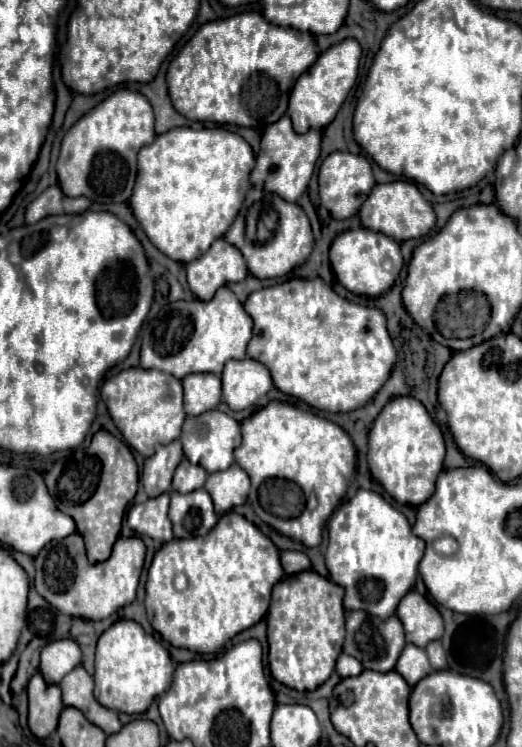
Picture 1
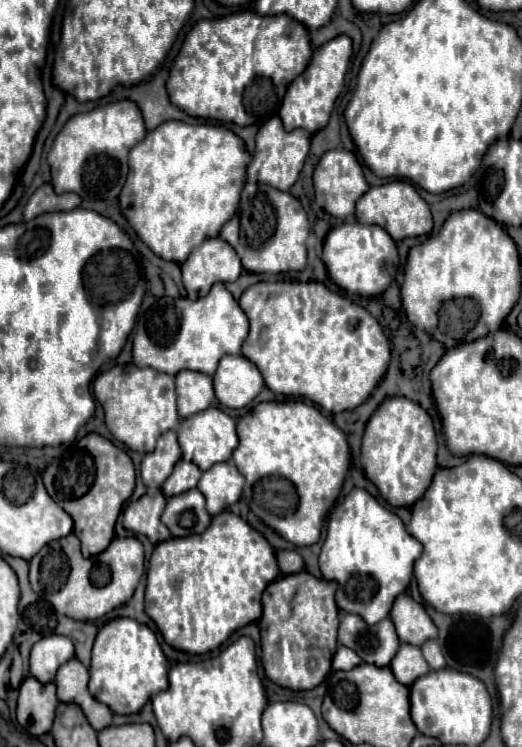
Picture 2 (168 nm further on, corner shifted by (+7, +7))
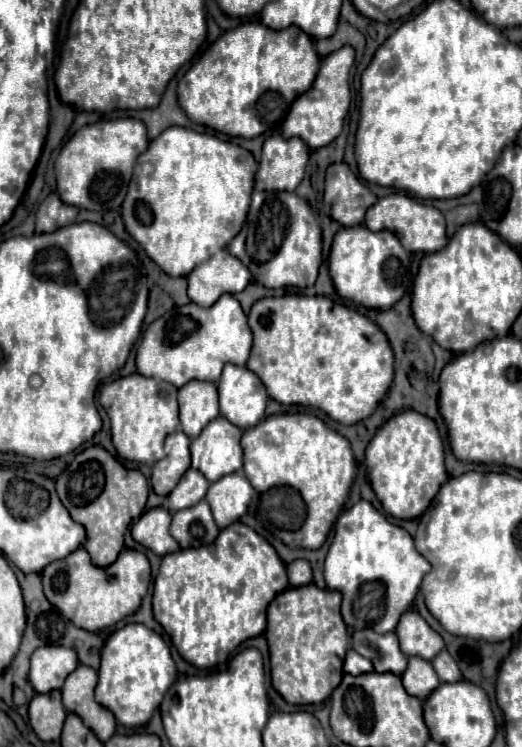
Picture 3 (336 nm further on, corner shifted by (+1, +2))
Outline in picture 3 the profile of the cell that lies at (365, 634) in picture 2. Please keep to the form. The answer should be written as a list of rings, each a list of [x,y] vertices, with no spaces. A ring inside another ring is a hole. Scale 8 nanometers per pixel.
[[[356,630],[350,638],[352,648],[368,658],[374,664],[376,672],[402,674],[408,658],[400,650],[398,638],[394,632],[378,634],[374,630]]]

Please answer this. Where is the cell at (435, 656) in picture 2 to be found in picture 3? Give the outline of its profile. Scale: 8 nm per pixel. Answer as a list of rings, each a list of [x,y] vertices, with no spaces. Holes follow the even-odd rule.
[[[442,650],[434,656],[432,666],[440,678],[440,682],[458,682],[462,678],[458,664],[454,662],[454,658],[448,654],[448,650]]]

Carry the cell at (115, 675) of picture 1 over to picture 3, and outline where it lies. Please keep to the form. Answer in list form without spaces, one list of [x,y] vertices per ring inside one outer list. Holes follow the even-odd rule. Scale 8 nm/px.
[[[126,624],[112,632],[102,650],[98,670],[96,702],[112,710],[116,720],[124,726],[142,726],[160,706],[166,690],[176,680],[176,664],[162,636],[144,624]]]

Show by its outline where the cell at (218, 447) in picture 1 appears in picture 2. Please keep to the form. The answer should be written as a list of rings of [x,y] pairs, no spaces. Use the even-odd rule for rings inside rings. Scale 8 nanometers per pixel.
[[[210,407],[206,411],[200,411],[200,413],[182,421],[182,425],[178,429],[178,441],[180,441],[180,447],[182,447],[182,457],[196,463],[200,471],[206,471],[214,463],[228,461],[232,457],[232,451],[238,445],[236,421],[228,413],[224,413],[222,409]]]

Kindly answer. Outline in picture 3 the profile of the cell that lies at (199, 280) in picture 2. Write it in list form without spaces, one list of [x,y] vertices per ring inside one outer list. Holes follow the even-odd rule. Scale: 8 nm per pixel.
[[[228,250],[216,252],[212,258],[196,266],[188,276],[188,296],[198,306],[212,306],[220,294],[242,292],[250,282],[252,274],[234,258]]]

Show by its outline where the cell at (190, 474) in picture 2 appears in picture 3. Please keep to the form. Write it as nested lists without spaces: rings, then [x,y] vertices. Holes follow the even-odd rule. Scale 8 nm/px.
[[[194,468],[186,470],[186,474],[180,478],[180,482],[176,484],[176,488],[166,496],[166,508],[172,510],[170,514],[190,508],[196,502],[200,502],[206,496],[210,482]]]

